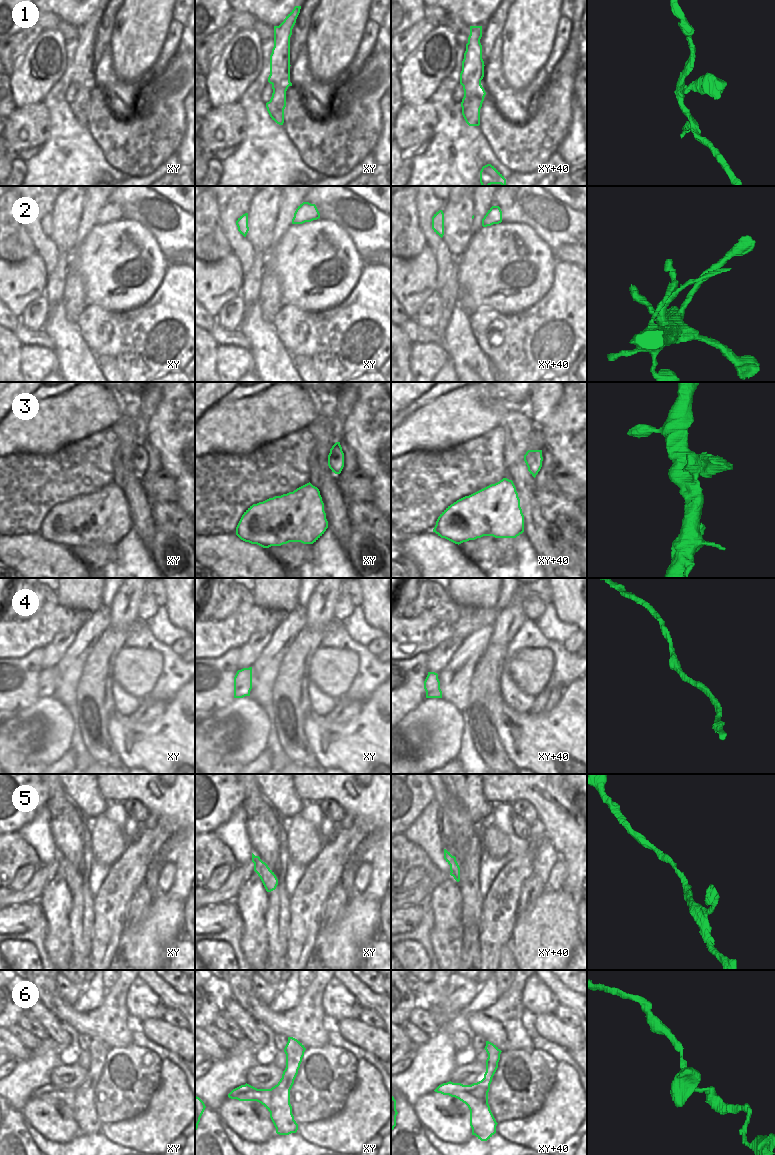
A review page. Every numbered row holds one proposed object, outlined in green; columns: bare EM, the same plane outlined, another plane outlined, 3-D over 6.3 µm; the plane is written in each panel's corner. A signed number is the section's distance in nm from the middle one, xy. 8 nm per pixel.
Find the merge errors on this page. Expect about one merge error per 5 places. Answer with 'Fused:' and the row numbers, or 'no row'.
Fused: 1

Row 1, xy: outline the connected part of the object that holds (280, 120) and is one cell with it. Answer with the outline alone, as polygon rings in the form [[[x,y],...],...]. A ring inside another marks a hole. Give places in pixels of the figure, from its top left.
[[[283,104],[280,109],[281,115],[279,118],[269,108],[267,108],[267,111],[268,111],[270,117],[272,118],[272,120],[274,120],[279,125],[283,125],[283,123],[284,123],[284,109],[285,109],[285,107],[286,107],[286,104]]]

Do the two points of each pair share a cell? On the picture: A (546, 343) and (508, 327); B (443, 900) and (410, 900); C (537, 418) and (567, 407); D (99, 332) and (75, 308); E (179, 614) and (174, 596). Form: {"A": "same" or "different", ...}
{"A": "same", "B": "different", "C": "different", "D": "different", "E": "same"}

